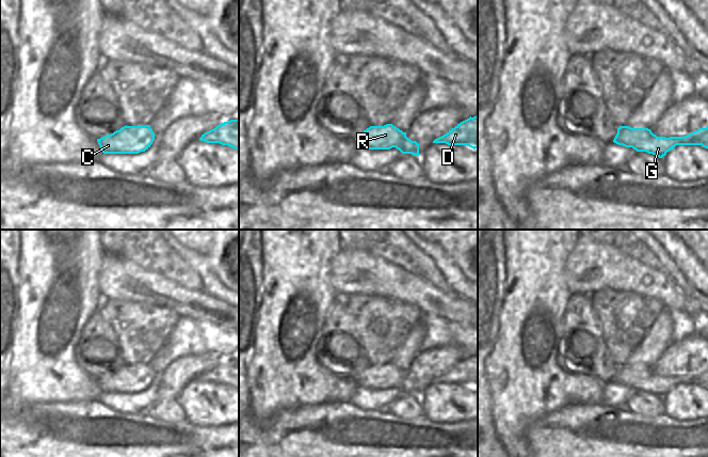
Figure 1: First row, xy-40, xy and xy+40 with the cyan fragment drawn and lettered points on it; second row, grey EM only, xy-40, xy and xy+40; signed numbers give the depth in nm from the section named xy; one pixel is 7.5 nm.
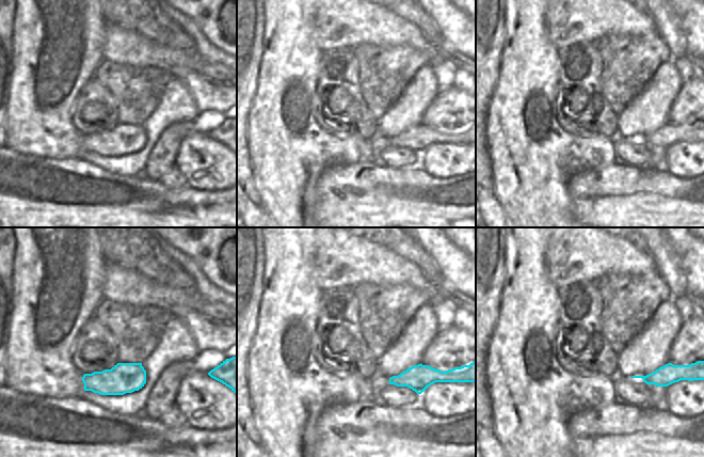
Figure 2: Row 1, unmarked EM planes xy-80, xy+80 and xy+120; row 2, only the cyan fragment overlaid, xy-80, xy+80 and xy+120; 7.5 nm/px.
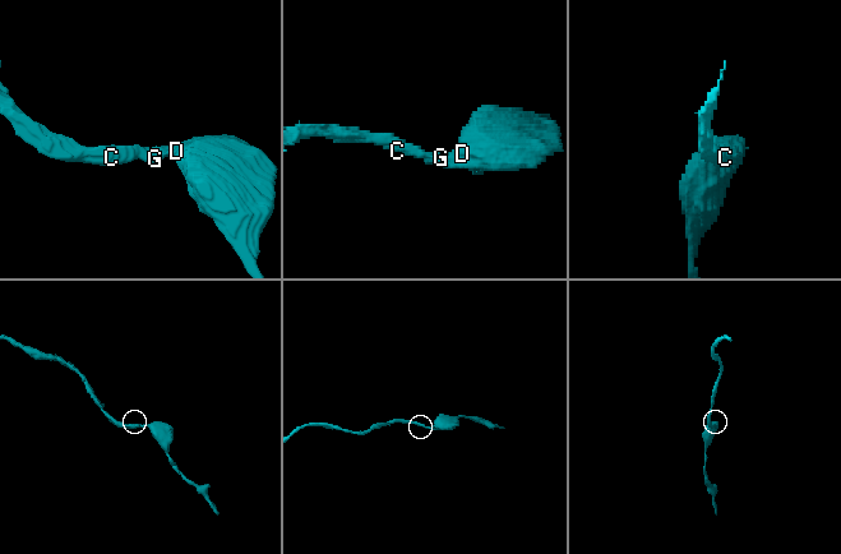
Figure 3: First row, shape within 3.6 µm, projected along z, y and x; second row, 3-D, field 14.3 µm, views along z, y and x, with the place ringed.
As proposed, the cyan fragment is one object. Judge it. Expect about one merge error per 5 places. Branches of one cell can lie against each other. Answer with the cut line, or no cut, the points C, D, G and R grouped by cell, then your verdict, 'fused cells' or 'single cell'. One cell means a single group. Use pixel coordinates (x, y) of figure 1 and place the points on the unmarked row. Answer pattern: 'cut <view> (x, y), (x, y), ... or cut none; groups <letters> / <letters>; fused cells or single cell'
cut none; groups C D G R; single cell

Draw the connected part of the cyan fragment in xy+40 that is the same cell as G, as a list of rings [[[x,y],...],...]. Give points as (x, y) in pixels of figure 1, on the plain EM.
[[[621,365],[617,367],[613,381],[625,387],[632,387],[637,391],[646,391],[662,397],[676,384],[702,384],[708,388],[708,365],[685,376],[670,377],[657,376],[648,367]]]

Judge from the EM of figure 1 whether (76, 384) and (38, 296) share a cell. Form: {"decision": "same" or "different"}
{"decision": "same"}

